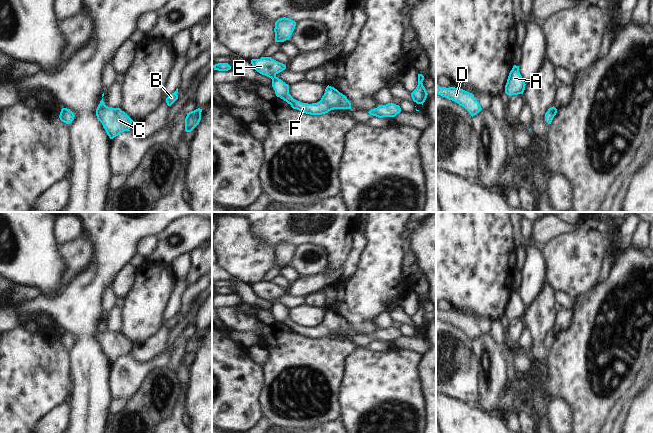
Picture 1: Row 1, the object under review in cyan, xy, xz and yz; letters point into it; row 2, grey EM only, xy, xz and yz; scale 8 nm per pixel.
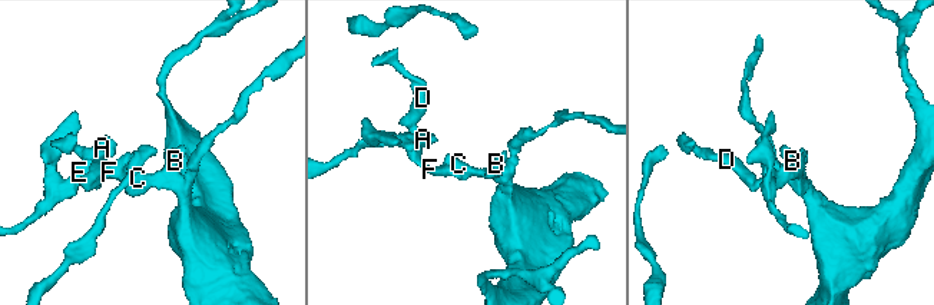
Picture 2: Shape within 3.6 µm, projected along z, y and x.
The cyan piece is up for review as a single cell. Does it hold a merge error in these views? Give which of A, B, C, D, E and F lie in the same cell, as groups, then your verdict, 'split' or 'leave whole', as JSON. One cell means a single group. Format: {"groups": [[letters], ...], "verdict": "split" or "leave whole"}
{"groups": [["A", "B", "C", "D", "E", "F"]], "verdict": "leave whole"}

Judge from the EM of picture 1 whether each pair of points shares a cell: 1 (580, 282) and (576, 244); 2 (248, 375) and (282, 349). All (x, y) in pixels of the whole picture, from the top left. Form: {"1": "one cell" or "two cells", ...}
{"1": "one cell", "2": "two cells"}

